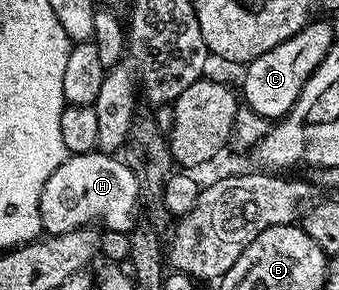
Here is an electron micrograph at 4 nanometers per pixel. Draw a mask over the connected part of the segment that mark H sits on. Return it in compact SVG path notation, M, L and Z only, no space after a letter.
M99 150L69 155L41 190L42 229L49 235L63 234L100 221L105 229L129 233L138 222L136 210L140 199L135 173L117 155Z

